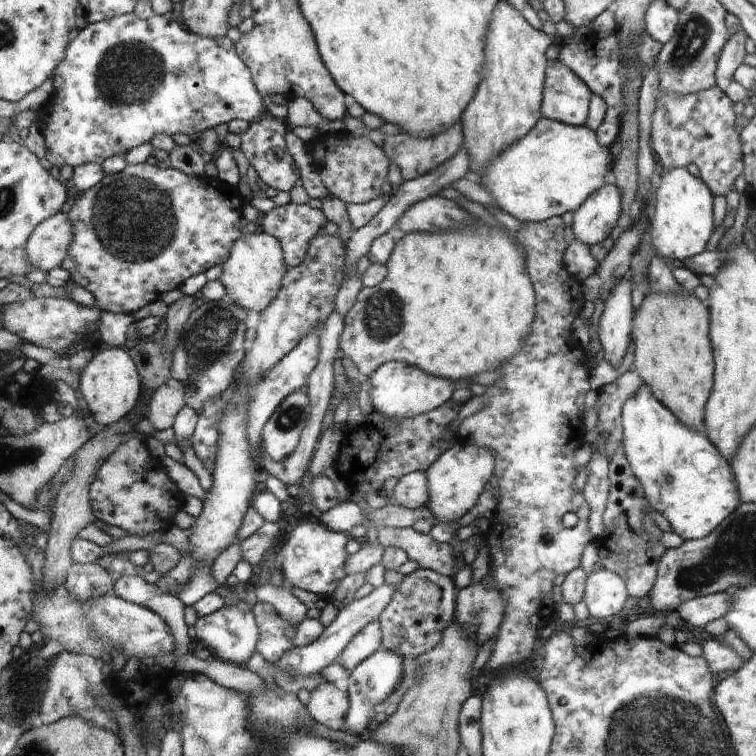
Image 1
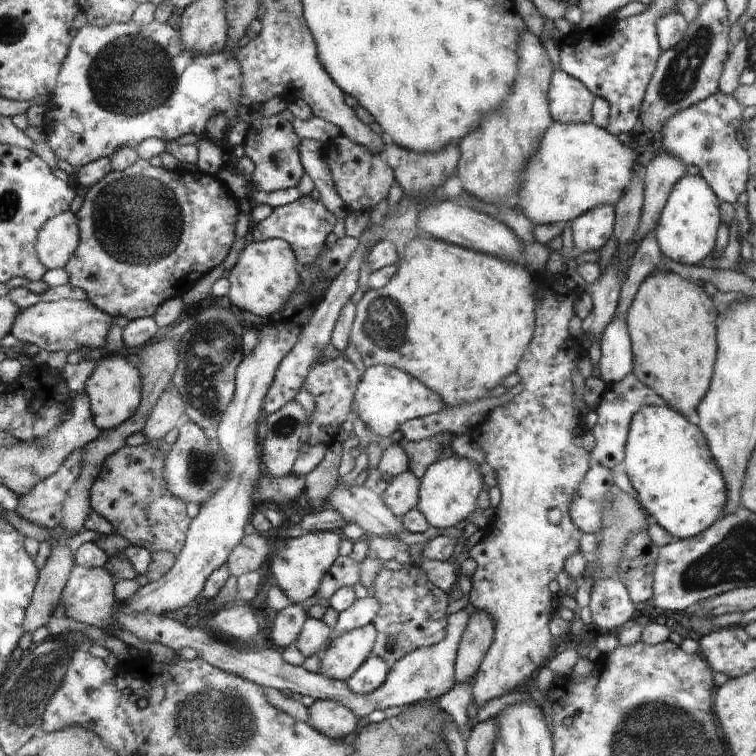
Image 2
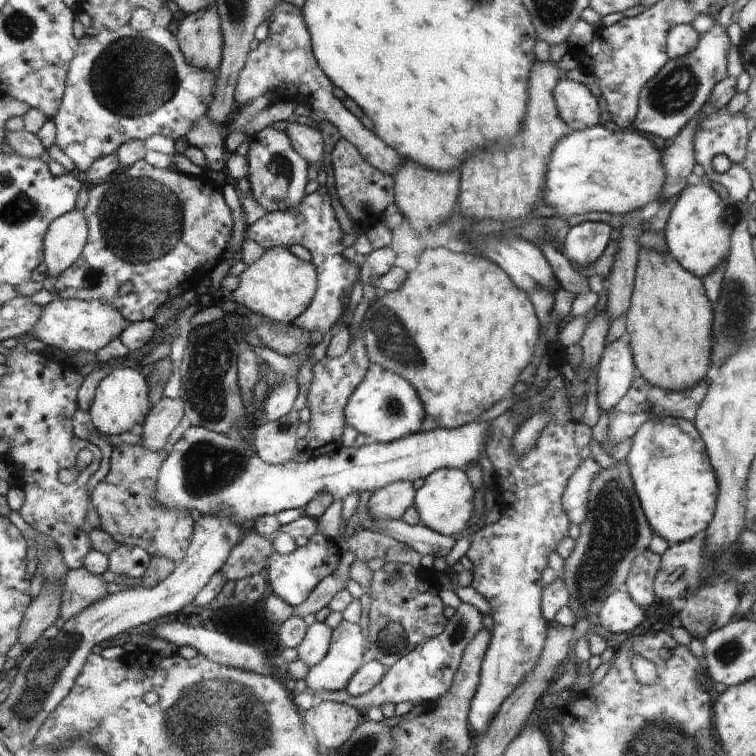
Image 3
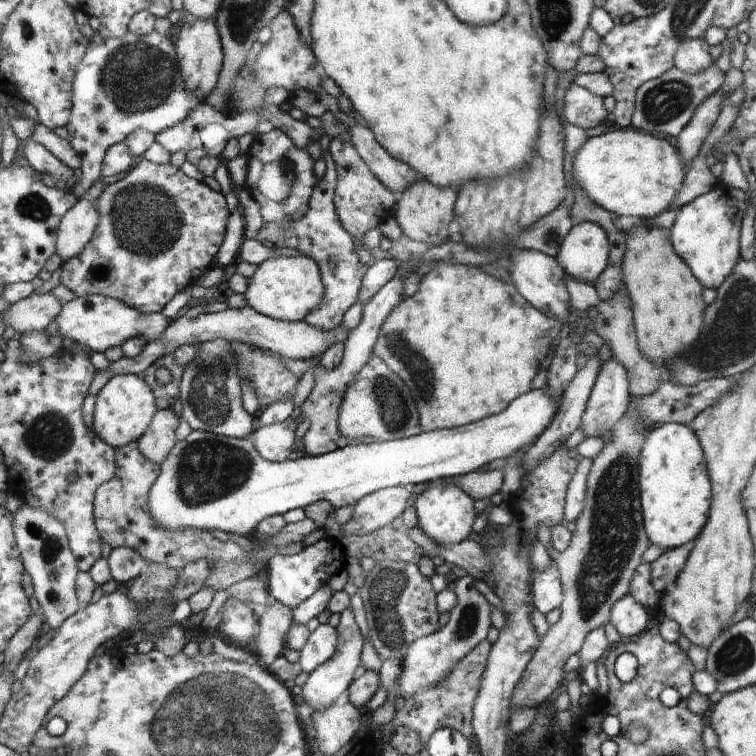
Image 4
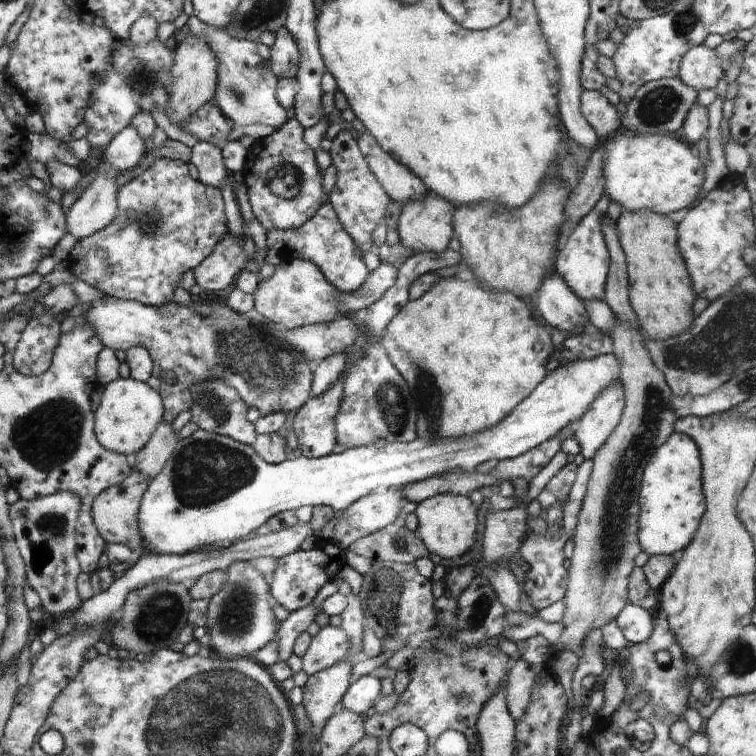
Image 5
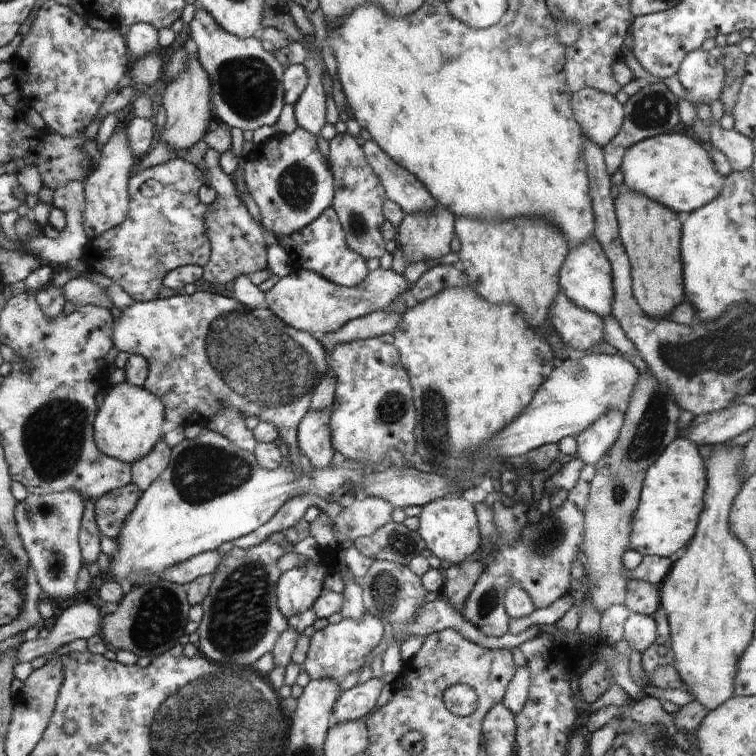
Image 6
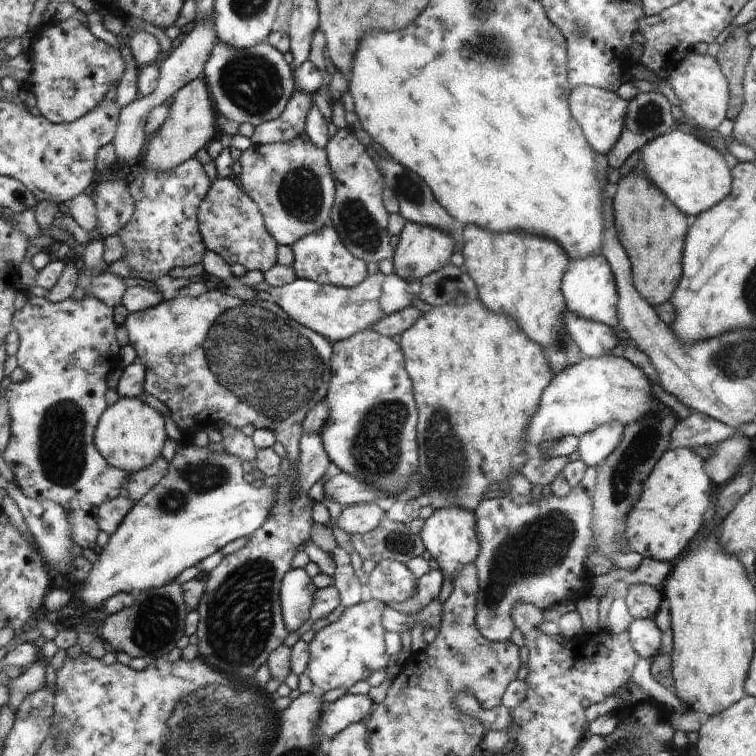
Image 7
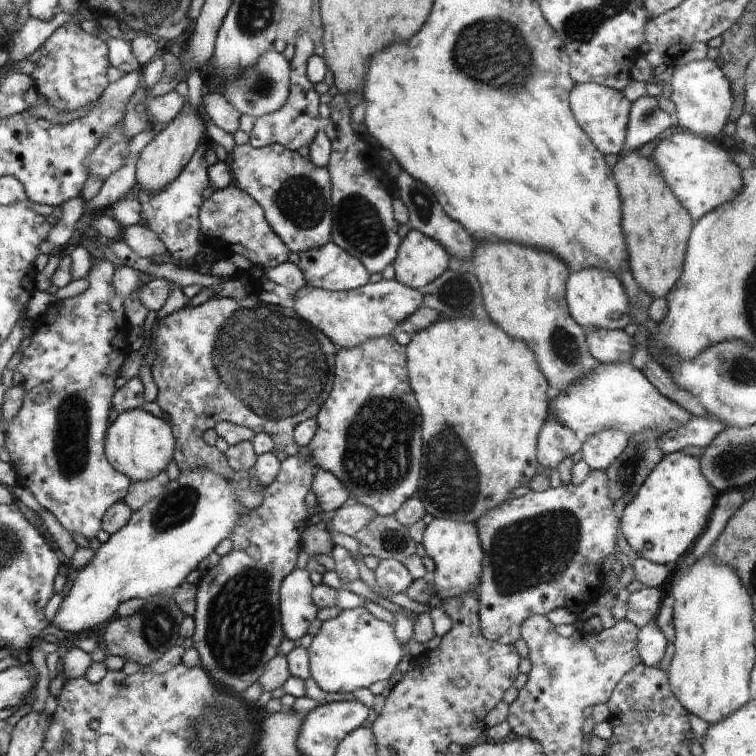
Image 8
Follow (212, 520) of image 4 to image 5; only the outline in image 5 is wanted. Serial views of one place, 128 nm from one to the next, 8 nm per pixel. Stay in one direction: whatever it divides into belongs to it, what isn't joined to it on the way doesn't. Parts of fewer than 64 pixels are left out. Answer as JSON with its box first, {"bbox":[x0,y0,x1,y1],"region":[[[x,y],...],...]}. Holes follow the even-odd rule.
{"bbox":[139,354,621,555],"region":[[[614,354],[600,355],[590,360],[582,360],[574,357],[568,358],[561,362],[560,366],[555,370],[550,372],[547,378],[531,392],[531,395],[528,396],[526,400],[523,400],[523,402],[512,411],[510,416],[507,416],[507,418],[502,420],[500,424],[496,424],[494,428],[488,428],[488,430],[482,430],[482,432],[476,432],[476,434],[470,434],[470,436],[462,436],[462,438],[439,438],[436,441],[431,442],[425,441],[424,439],[413,440],[407,443],[393,442],[386,444],[386,446],[382,446],[382,448],[378,448],[374,444],[352,447],[339,454],[332,453],[320,458],[308,458],[301,455],[296,459],[286,459],[284,462],[278,464],[270,464],[265,461],[263,457],[258,456],[258,453],[253,446],[242,444],[232,437],[211,433],[204,429],[198,429],[192,435],[179,439],[179,442],[176,443],[175,446],[175,452],[171,456],[171,459],[166,463],[166,466],[164,466],[163,471],[159,472],[158,475],[151,479],[151,484],[147,488],[146,494],[143,495],[143,500],[139,509],[140,536],[142,536],[142,542],[144,542],[144,546],[146,546],[147,553],[154,553],[155,555],[183,555],[188,554],[189,552],[199,551],[201,548],[204,548],[204,546],[218,545],[222,540],[229,540],[234,543],[246,539],[248,536],[255,534],[264,523],[268,522],[268,519],[272,518],[272,516],[279,515],[284,511],[295,511],[300,507],[313,507],[314,505],[326,505],[333,508],[336,512],[343,511],[350,507],[352,503],[355,503],[356,500],[362,499],[363,496],[370,495],[372,492],[383,491],[384,489],[398,489],[402,484],[412,484],[412,482],[431,478],[431,476],[445,474],[449,470],[474,472],[476,466],[481,462],[486,462],[486,460],[496,460],[496,458],[500,461],[503,461],[504,459],[513,459],[517,456],[522,456],[525,452],[530,451],[531,448],[536,448],[536,446],[547,440],[552,440],[552,438],[560,436],[560,432],[564,432],[564,428],[568,428],[568,424],[574,425],[583,418],[584,412],[586,412],[588,408],[592,406],[592,403],[595,402],[596,398],[604,392],[604,388],[608,388],[608,386],[612,386],[612,384],[616,384],[616,382],[621,382],[620,362],[616,360]]]}

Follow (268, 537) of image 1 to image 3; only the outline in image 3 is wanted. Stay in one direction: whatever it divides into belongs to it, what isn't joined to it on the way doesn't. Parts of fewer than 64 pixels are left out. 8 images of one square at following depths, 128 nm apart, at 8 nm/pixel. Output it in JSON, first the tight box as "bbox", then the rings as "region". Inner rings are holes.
{"bbox":[221,530,274,581],"region":[[[255,530],[244,535],[244,540],[236,544],[221,568],[222,576],[228,581],[237,581],[253,574],[264,574],[268,557],[274,554],[269,538],[259,535]]]}

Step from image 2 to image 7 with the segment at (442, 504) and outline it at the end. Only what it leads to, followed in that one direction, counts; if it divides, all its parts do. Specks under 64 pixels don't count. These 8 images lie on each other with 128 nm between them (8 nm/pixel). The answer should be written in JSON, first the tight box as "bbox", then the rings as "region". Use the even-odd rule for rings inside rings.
{"bbox":[420,506,480,582],"region":[[[452,506],[452,508],[441,508],[434,510],[433,515],[424,521],[424,526],[420,531],[420,538],[424,543],[425,550],[431,554],[439,564],[440,572],[445,577],[449,577],[454,582],[456,574],[466,566],[474,564],[474,560],[479,558],[480,548],[478,546],[478,530],[476,527],[476,517],[473,512],[468,512],[464,508]]]}

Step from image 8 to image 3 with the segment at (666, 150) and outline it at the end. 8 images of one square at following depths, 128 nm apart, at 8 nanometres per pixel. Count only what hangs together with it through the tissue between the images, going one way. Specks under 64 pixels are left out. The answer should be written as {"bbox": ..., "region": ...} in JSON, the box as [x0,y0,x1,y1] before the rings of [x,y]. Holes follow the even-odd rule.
{"bbox":[544,125,668,218],"region":[[[596,125],[592,126],[592,128],[577,130],[570,132],[568,136],[564,136],[564,138],[556,144],[556,148],[552,148],[551,163],[547,164],[547,166],[548,174],[547,183],[544,184],[544,204],[550,206],[550,208],[555,208],[555,217],[560,218],[568,218],[568,216],[573,214],[586,214],[586,212],[606,212],[606,214],[610,212],[612,215],[615,214],[616,216],[632,214],[632,212],[636,212],[636,210],[642,210],[648,203],[656,200],[658,201],[660,198],[660,190],[664,188],[664,180],[668,178],[668,174],[666,173],[666,170],[664,170],[664,162],[662,162],[662,166],[658,164],[658,150],[652,146],[652,142],[648,142],[644,136],[636,134],[635,129],[622,130],[620,131],[620,134],[616,134],[616,132],[609,130],[603,125]]]}

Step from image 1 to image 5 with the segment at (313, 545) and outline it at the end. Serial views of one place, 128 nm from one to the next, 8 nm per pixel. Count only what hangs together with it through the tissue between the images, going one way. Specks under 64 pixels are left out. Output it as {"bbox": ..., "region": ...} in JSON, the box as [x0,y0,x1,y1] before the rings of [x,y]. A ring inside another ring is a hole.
{"bbox":[270,541,347,613],"region":[[[328,541],[319,543],[312,550],[303,551],[299,549],[288,556],[279,558],[276,562],[274,576],[270,581],[272,596],[290,613],[312,605],[312,600],[318,594],[318,590],[328,580],[337,578],[338,572],[344,568],[344,560],[346,560],[344,554],[346,554],[346,551],[347,549],[338,546],[334,541]]]}

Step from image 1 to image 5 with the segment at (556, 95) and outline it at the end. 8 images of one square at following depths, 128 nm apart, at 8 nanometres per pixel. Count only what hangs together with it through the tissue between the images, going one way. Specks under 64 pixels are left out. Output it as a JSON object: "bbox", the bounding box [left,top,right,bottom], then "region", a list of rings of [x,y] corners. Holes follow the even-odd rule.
{"bbox":[582,90,620,140],"region":[[[583,90],[582,112],[584,120],[595,129],[600,140],[608,138],[608,134],[614,134],[614,130],[619,130],[620,122],[615,105],[598,91]]]}

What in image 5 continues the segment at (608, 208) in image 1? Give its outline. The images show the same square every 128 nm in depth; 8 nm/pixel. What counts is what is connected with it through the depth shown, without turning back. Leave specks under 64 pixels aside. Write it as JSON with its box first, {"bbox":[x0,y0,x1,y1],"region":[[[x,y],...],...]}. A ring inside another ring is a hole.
{"bbox":[555,191,611,301],"region":[[[604,191],[602,198],[596,202],[596,206],[585,217],[582,217],[563,239],[563,246],[556,256],[555,271],[567,281],[572,292],[575,292],[576,296],[582,301],[604,301],[604,291],[607,288],[609,275],[608,262],[611,262],[611,253],[608,252],[606,237],[602,236],[602,224],[600,224],[598,212],[600,212],[600,216],[602,214],[606,215],[610,202],[608,194]]]}

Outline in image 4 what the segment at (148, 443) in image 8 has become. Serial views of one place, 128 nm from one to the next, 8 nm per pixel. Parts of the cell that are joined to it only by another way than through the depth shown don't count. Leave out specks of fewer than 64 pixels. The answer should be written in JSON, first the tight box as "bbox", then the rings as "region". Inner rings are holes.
{"bbox":[93,375,157,449],"region":[[[114,375],[97,398],[93,428],[114,449],[124,448],[126,444],[137,442],[147,431],[157,410],[156,396],[144,381],[143,376]]]}

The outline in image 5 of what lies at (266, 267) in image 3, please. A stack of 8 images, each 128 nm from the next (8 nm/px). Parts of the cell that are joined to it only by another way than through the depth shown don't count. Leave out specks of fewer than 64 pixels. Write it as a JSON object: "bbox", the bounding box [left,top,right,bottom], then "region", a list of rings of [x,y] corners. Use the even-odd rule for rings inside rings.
{"bbox":[252,259,399,330],"region":[[[285,259],[284,264],[275,266],[274,274],[262,279],[258,290],[252,293],[257,317],[265,321],[283,326],[288,330],[296,330],[311,324],[334,322],[336,318],[347,317],[352,312],[360,313],[380,300],[399,278],[398,269],[391,263],[381,263],[378,268],[370,271],[364,284],[354,292],[340,292],[335,285],[327,280],[320,269],[312,262],[302,259]]]}

